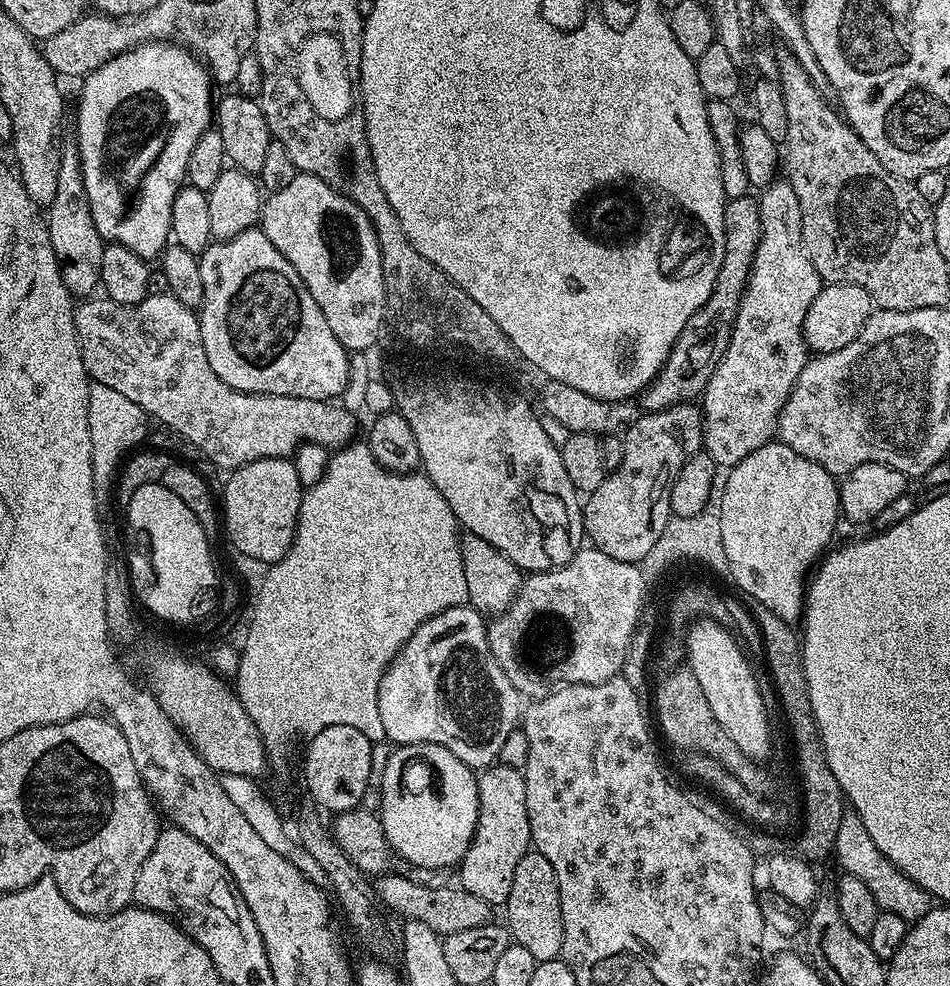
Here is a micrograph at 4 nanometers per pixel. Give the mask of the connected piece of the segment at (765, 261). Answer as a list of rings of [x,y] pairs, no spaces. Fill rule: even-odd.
[[[777,180],[761,191],[760,213],[762,214],[762,234],[758,250],[754,254],[752,273],[748,279],[748,289],[740,300],[736,321],[732,324],[732,337],[726,346],[726,354],[718,362],[710,382],[702,393],[702,415],[704,417],[703,451],[717,466],[731,466],[742,462],[754,450],[773,439],[776,420],[783,410],[789,394],[794,390],[798,378],[810,359],[810,349],[804,341],[804,323],[810,302],[820,293],[822,281],[814,262],[806,254],[802,242],[801,203],[792,185],[786,180]]]

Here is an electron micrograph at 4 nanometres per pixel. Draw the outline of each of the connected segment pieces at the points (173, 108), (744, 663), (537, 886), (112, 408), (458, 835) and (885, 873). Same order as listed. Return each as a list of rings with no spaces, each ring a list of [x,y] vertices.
[[[148,40],[136,48],[126,50],[110,58],[102,66],[83,77],[80,88],[80,101],[76,104],[76,144],[75,151],[80,153],[82,182],[86,186],[86,198],[94,226],[98,234],[108,244],[121,244],[146,261],[152,262],[163,253],[170,243],[172,234],[171,220],[120,220],[126,194],[138,182],[150,160],[156,160],[156,152],[164,140],[170,122],[180,120],[186,112],[188,124],[188,146],[195,146],[198,138],[213,123],[214,81],[199,56],[192,55],[181,44],[167,40]]]
[[[697,619],[686,632],[686,664],[691,669],[695,687],[700,688],[702,694],[706,696],[706,702],[709,703],[710,710],[713,711],[713,717],[717,720],[721,733],[728,736],[735,751],[741,756],[747,756],[753,762],[761,762],[760,760],[766,759],[768,751],[772,748],[772,732],[768,729],[770,713],[763,705],[758,684],[748,665],[748,657],[736,643],[736,637],[713,620]]]
[[[529,850],[514,869],[514,886],[510,886],[510,898],[506,905],[506,927],[511,939],[534,954],[537,962],[555,960],[562,953],[564,927],[562,926],[562,902],[558,890],[558,874],[547,858],[535,850]]]
[[[90,383],[90,454],[97,493],[104,494],[108,487],[113,487],[114,477],[122,461],[144,440],[148,432],[149,417],[130,398],[110,390],[110,386]]]
[[[402,744],[392,748],[378,789],[384,837],[397,857],[416,868],[452,868],[459,865],[474,838],[478,822],[478,776],[446,746]]]
[[[851,810],[845,811],[838,829],[835,858],[847,875],[859,878],[870,889],[881,912],[898,914],[898,918],[915,922],[934,906],[934,897],[922,890],[922,886],[918,886],[909,876],[902,874],[902,870],[898,870],[898,866],[894,866],[894,862],[890,862],[890,858],[886,858],[886,854],[882,854],[878,846],[874,846],[874,838],[870,838],[870,834],[866,834],[866,826],[862,826],[862,818],[858,818]]]

